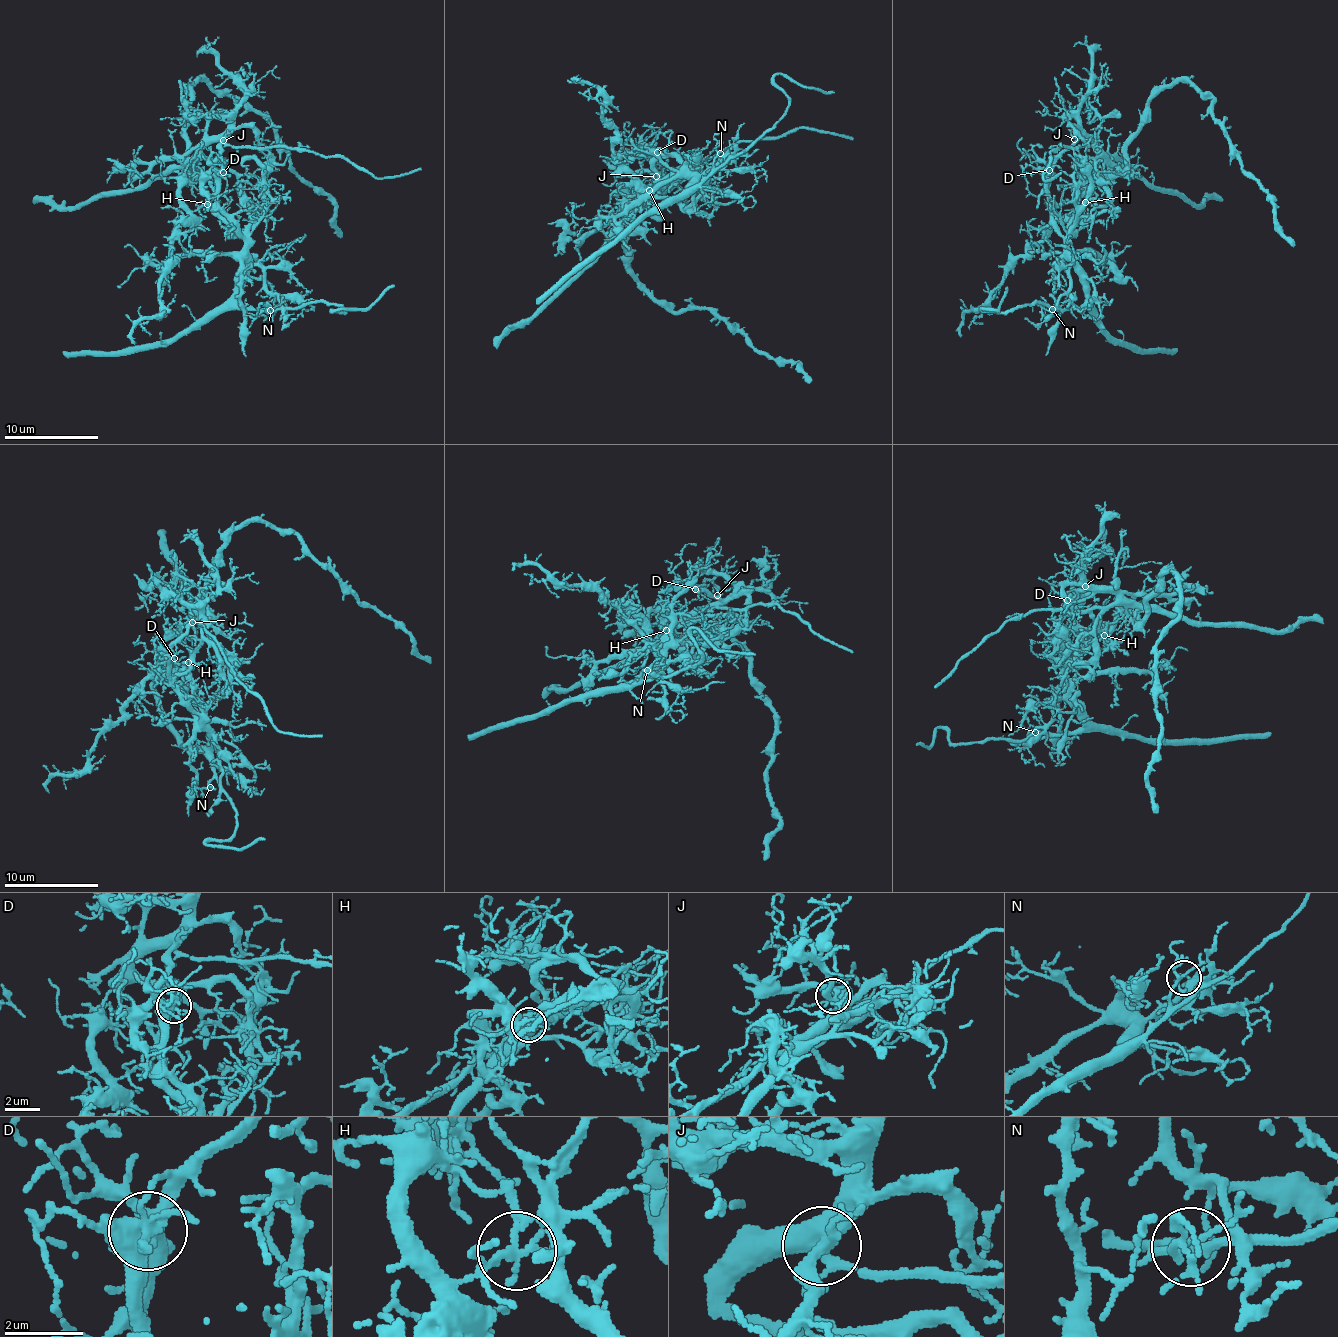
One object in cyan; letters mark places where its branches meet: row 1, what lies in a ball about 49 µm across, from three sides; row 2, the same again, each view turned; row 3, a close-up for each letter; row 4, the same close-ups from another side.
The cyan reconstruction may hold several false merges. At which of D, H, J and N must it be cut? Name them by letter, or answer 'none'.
D, H

